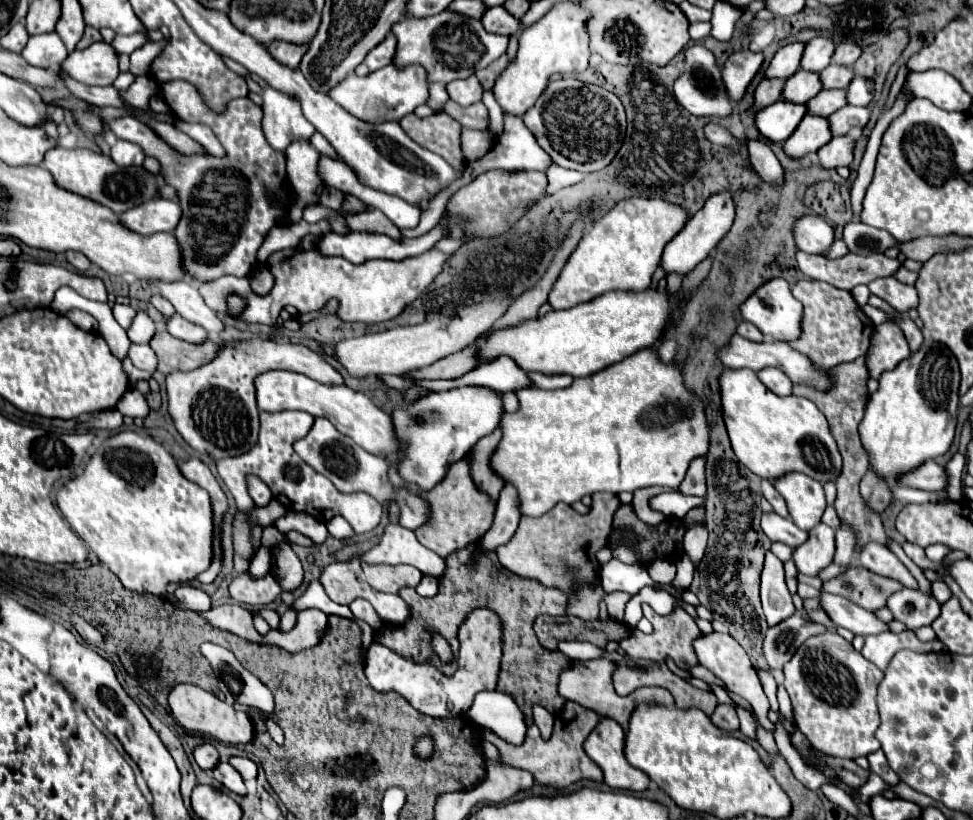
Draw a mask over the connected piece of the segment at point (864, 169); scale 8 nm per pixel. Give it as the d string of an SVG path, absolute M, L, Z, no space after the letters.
M897 99L897 101L895 101L895 105L893 105L889 111L885 111L885 113L879 117L879 121L877 121L869 136L866 150L858 169L858 175L851 184L851 209L855 219L859 219L859 213L861 213L862 210L862 200L866 193L867 187L873 178L876 157L879 152L882 136L889 127L889 123L903 113L905 105L907 105L907 101Z

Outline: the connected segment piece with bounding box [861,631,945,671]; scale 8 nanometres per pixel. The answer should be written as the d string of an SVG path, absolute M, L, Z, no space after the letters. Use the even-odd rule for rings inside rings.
M903 631L903 633L879 633L879 635L869 635L865 637L865 647L863 647L863 657L867 657L871 663L875 663L881 671L887 669L891 657L901 651L901 649L911 649L917 653L929 653L929 651L943 651L945 645L941 641L931 641L923 643L915 637L913 631Z

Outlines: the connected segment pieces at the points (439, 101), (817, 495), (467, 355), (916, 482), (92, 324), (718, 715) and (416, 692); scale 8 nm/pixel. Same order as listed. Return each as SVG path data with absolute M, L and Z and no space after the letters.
M431 83L429 91L431 91L431 97L429 97L429 103L427 105L433 107L435 111L441 111L441 105L449 101L449 93L447 93L445 85L443 83Z
M789 473L777 479L773 485L785 497L793 523L809 531L821 521L827 503L823 485L819 485L819 481L803 473Z
M475 341L473 345L469 345L467 349L463 349L459 353L453 353L449 357L435 361L433 365L429 365L425 369L405 373L405 377L415 379L415 381L421 381L421 379L459 379L461 375L473 371L479 365L477 347L479 347L479 341Z
M927 461L919 469L911 471L907 477L901 477L901 483L925 491L941 491L947 487L947 473L943 465L935 461Z
M69 311L67 317L69 317L79 329L97 331L97 321L95 321L95 317L91 317L91 315L85 313L85 311Z
M717 705L715 713L711 715L711 721L727 733L735 733L739 729L739 719L737 719L737 713L731 705Z
M487 607L473 609L457 631L459 639L459 669L447 677L431 661L415 663L393 651L371 651L365 665L365 675L375 691L387 693L397 691L403 695L417 711L429 717L455 717L465 713L475 695L485 689L497 687L499 665L501 665L501 647L503 647L503 627L495 611Z

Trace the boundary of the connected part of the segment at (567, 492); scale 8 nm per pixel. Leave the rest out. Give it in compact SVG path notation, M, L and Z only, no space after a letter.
M657 349L639 351L599 373L575 379L573 385L565 389L521 389L517 391L517 397L521 401L521 409L517 413L503 415L503 439L493 453L491 465L503 481L517 487L523 515L541 517L559 501L571 505L597 491L617 495L653 485L679 487L689 461L705 455L709 449L705 401L685 387L681 365L673 361L663 363Z

